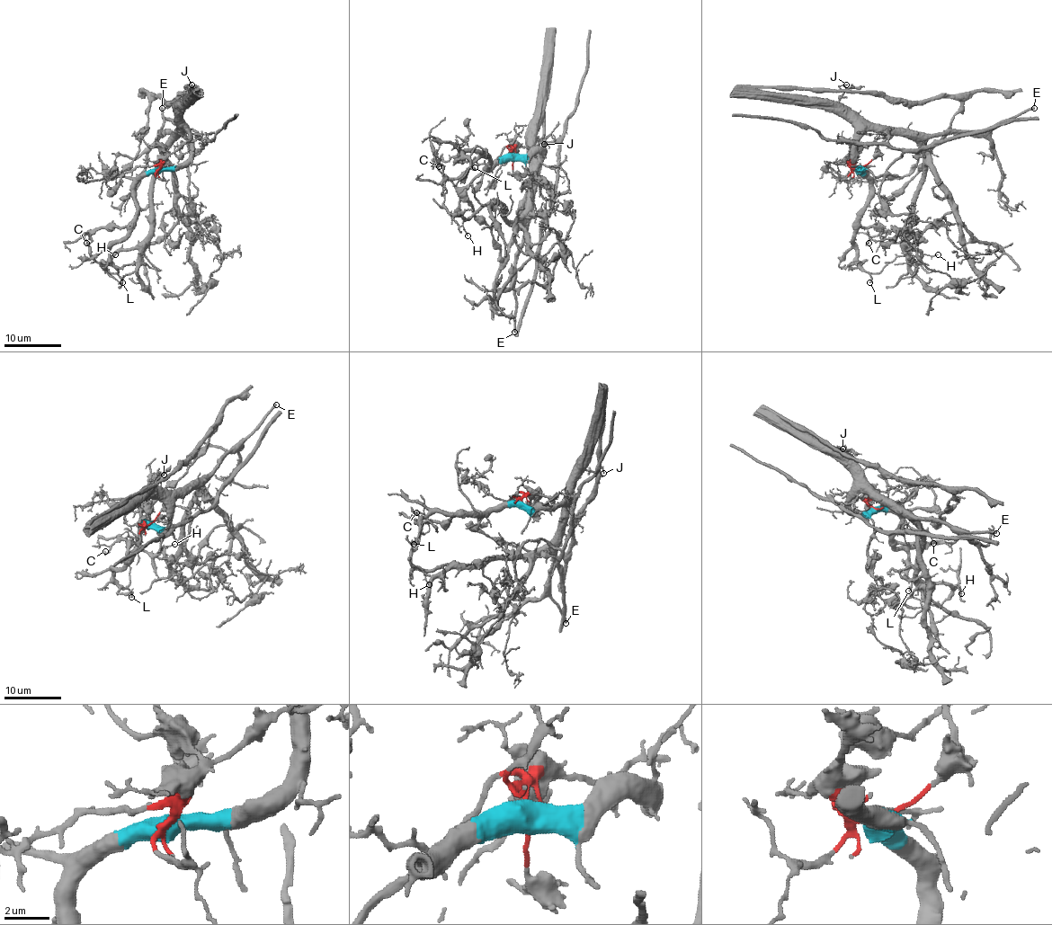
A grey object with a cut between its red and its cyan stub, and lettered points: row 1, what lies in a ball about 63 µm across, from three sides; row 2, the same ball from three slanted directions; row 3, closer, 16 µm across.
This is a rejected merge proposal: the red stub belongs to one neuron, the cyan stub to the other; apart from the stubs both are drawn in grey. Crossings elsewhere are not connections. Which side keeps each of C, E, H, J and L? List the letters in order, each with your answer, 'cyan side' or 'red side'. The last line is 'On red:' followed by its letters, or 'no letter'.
C: cyan side
E: cyan side
H: cyan side
J: cyan side
L: cyan side
On red: no letter

